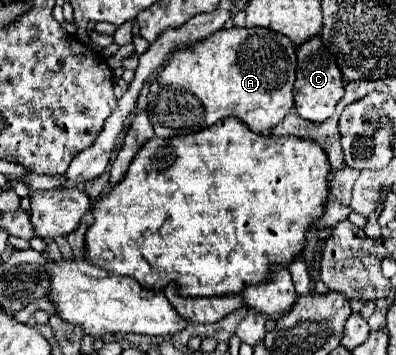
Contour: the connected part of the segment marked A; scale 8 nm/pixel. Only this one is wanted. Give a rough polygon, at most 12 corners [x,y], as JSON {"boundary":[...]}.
{"boundary":[[267,28],[175,50],[147,96],[155,136],[229,116],[267,136],[297,56]]}

